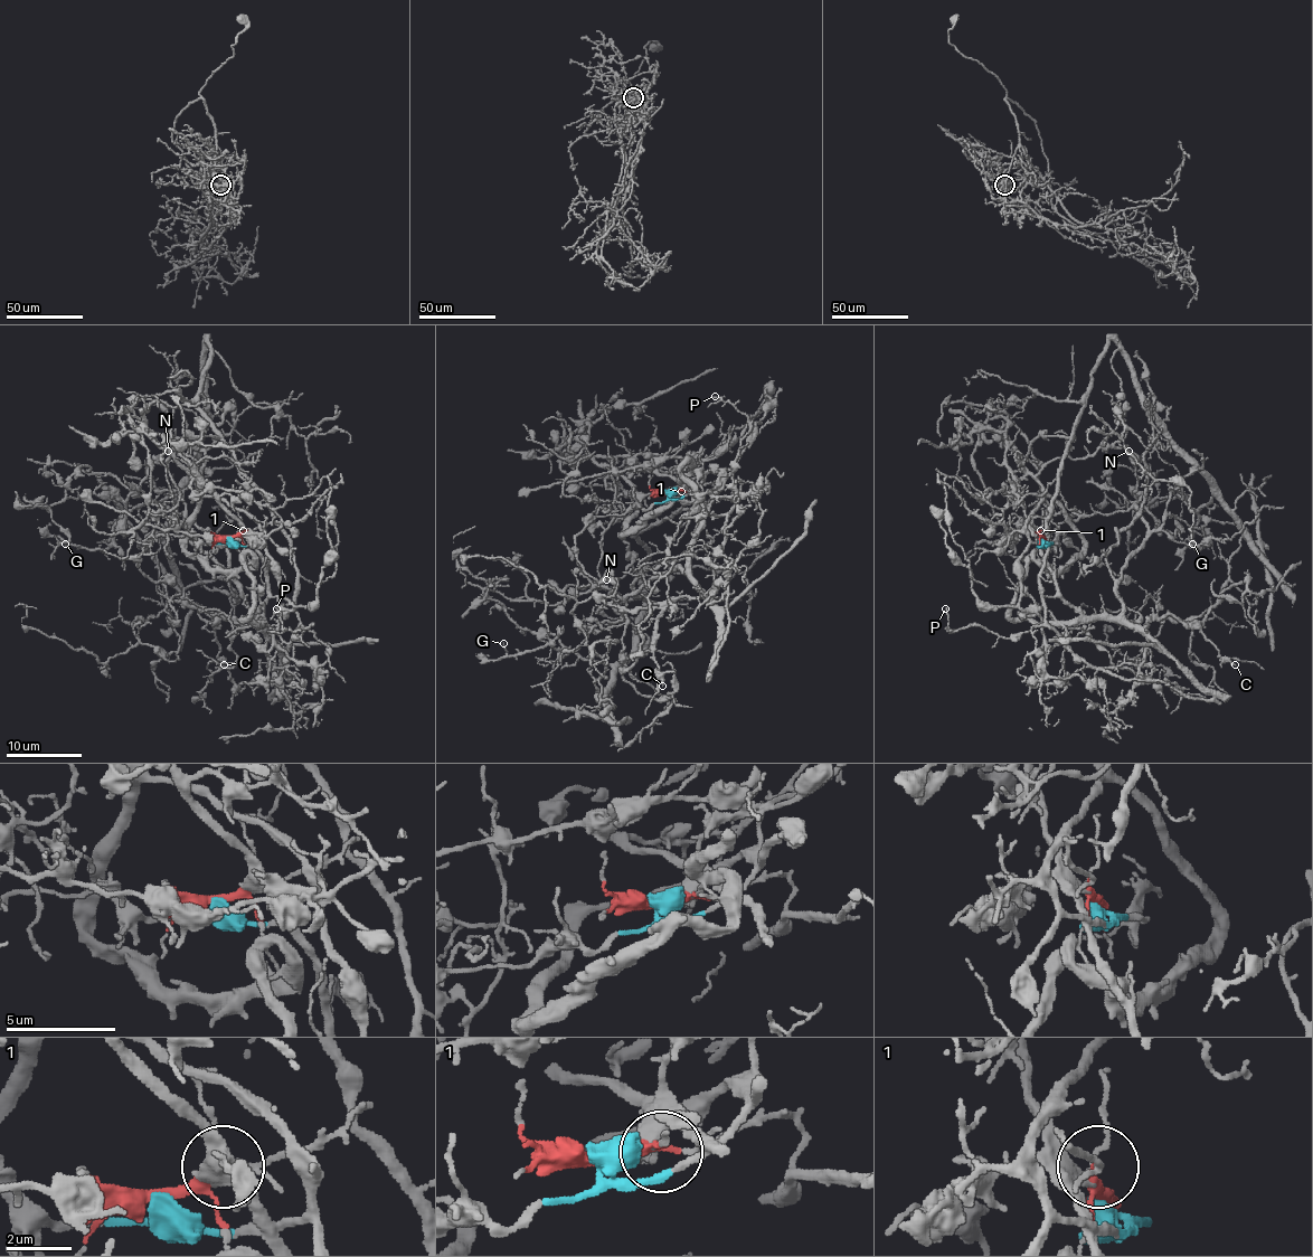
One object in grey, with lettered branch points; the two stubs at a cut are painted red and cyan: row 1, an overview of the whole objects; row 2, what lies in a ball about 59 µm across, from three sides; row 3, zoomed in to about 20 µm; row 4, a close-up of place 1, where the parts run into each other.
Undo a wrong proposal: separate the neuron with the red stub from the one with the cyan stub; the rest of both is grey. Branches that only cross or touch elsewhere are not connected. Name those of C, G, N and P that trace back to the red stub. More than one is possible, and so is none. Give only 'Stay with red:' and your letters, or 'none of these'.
Stay with red: G, P

